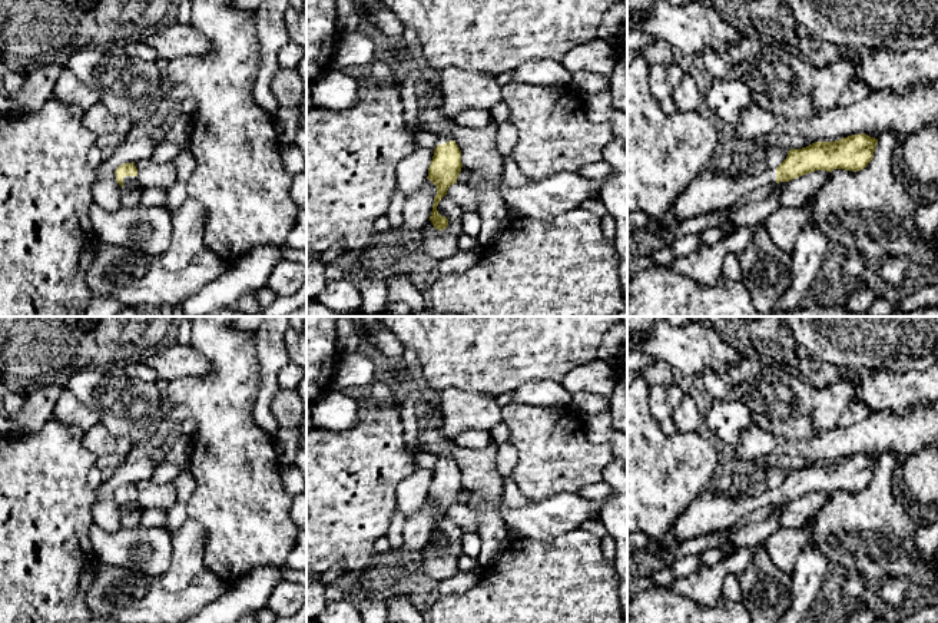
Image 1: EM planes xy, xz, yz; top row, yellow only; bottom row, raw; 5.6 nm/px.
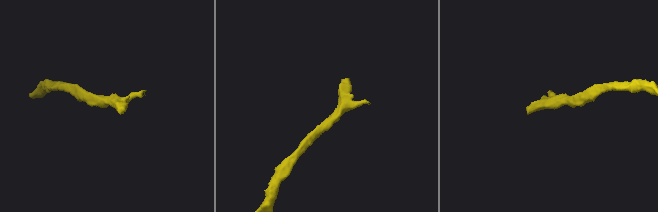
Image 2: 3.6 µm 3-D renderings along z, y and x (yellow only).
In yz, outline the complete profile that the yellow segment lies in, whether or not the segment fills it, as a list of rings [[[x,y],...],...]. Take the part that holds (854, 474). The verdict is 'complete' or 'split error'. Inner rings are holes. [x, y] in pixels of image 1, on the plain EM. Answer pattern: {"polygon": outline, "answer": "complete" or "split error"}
{"polygon": [[[865,454],[835,463],[815,463],[802,470],[790,470],[786,480],[776,490],[768,490],[758,497],[749,497],[733,490],[722,493],[709,486],[677,520],[673,534],[679,543],[683,543],[729,528],[742,517],[763,506],[772,507],[779,503],[789,503],[815,491],[862,491],[872,481],[876,464],[878,460]]], "answer": "split error"}

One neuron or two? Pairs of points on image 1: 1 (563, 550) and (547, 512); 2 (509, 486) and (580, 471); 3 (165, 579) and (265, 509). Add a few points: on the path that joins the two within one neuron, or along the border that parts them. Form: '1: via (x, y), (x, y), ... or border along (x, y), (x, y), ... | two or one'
1: border along (580, 526), (546, 540), (524, 539) | two
2: border along (510, 476), (519, 490), (530, 500) | two
3: border along (191, 520), (199, 522), (206, 532), (205, 569) | two

